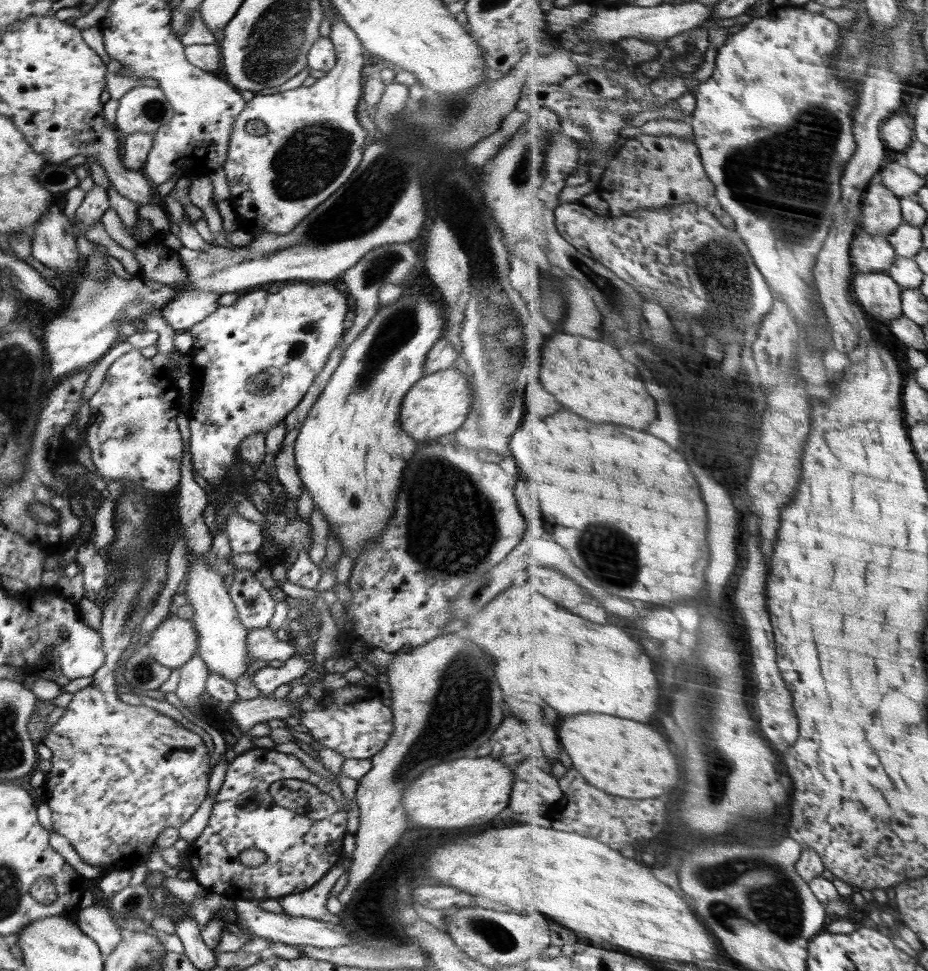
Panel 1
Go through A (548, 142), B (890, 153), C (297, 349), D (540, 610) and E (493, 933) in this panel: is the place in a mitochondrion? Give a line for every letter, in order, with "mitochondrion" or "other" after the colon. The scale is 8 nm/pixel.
A: mitochondrion
B: other
C: mitochondrion
D: other
E: mitochondrion

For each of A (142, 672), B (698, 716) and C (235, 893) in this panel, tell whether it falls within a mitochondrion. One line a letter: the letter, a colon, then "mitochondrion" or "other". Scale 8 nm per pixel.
A: mitochondrion
B: mitochondrion
C: other

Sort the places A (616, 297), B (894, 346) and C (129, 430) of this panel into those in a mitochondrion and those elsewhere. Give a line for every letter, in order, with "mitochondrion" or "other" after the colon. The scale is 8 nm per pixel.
A: mitochondrion
B: other
C: mitochondrion

